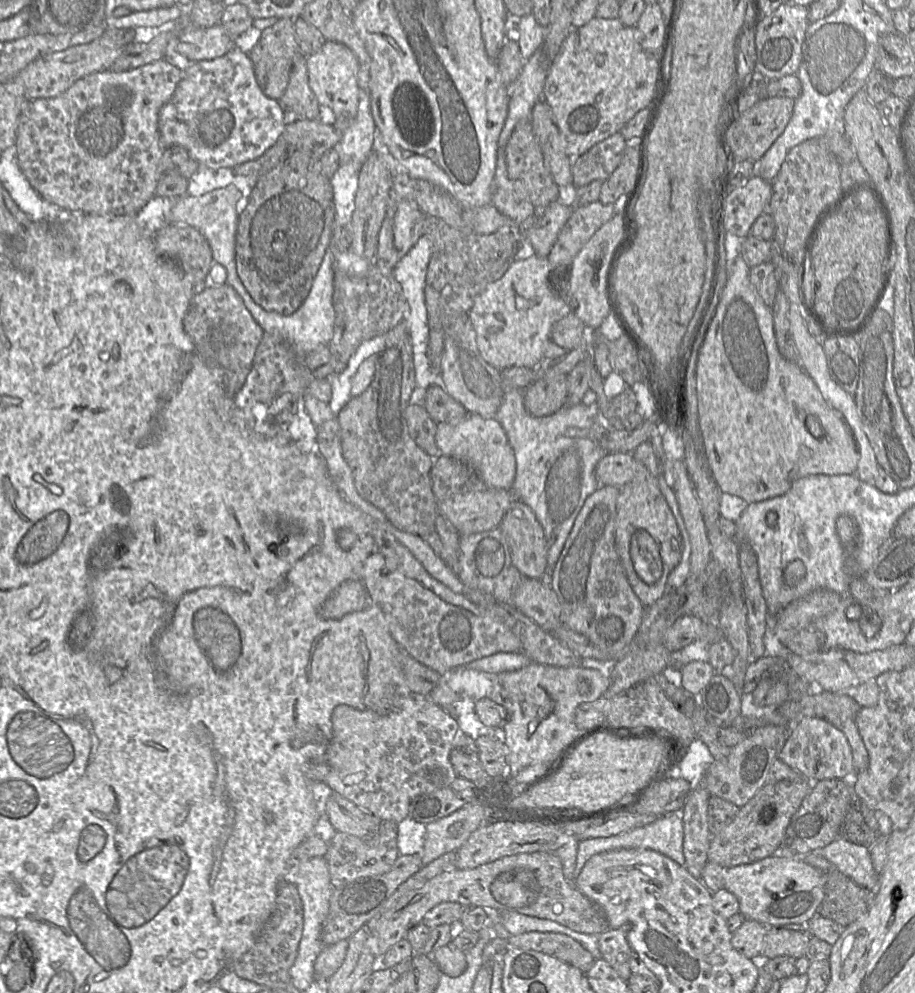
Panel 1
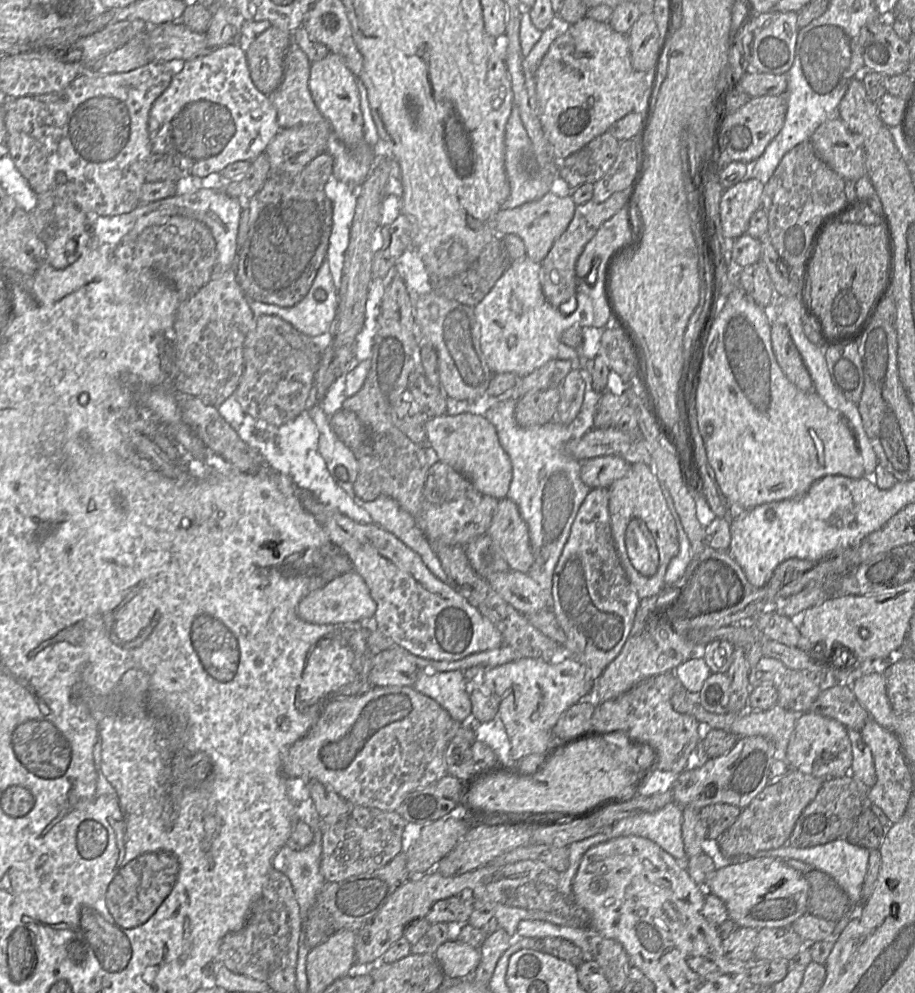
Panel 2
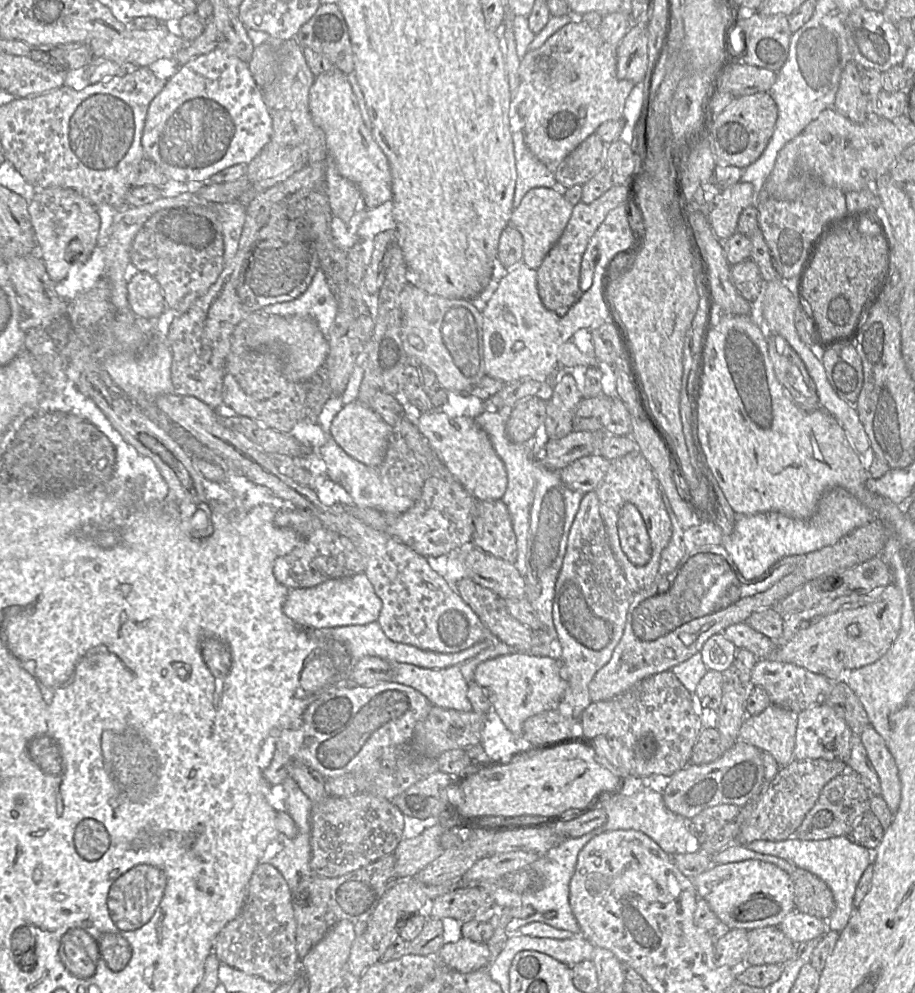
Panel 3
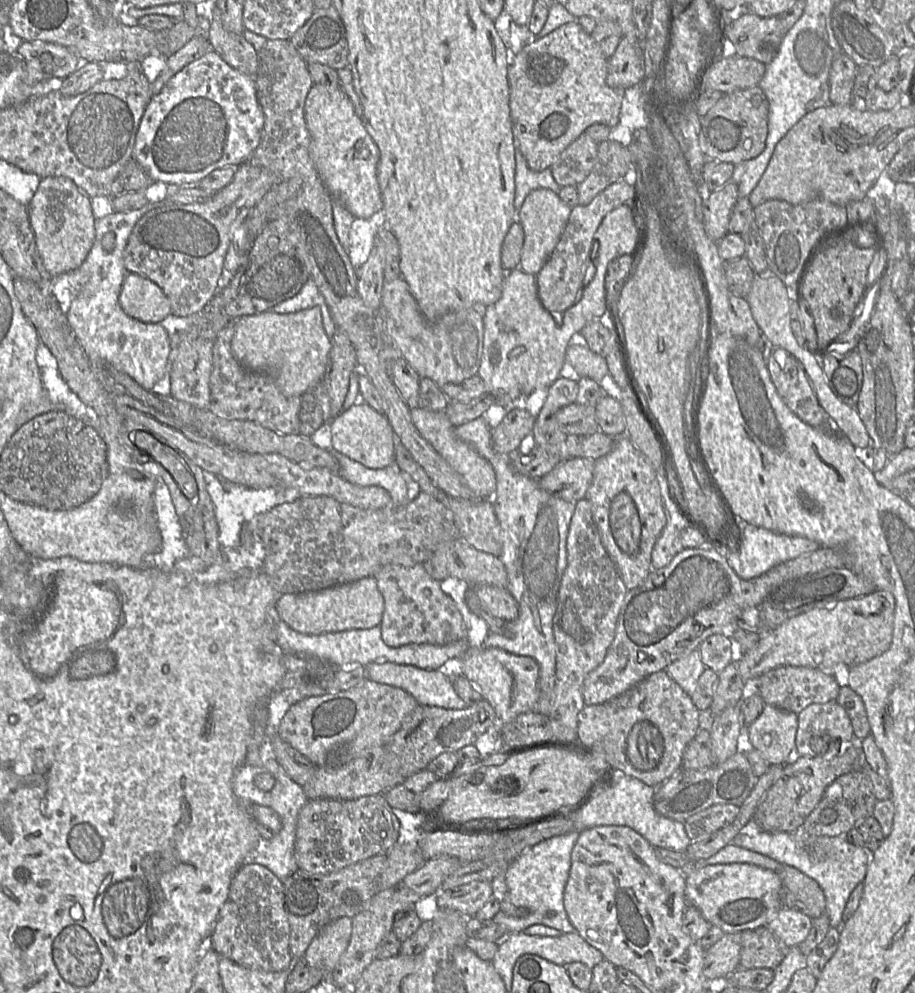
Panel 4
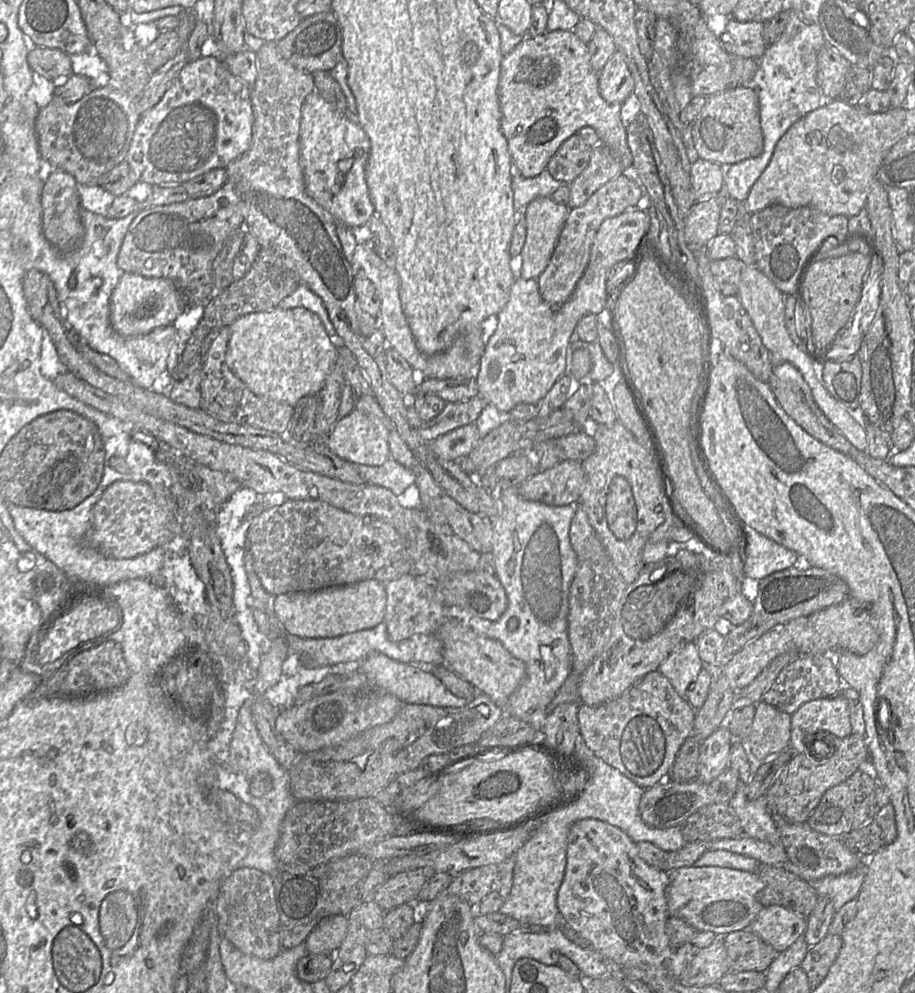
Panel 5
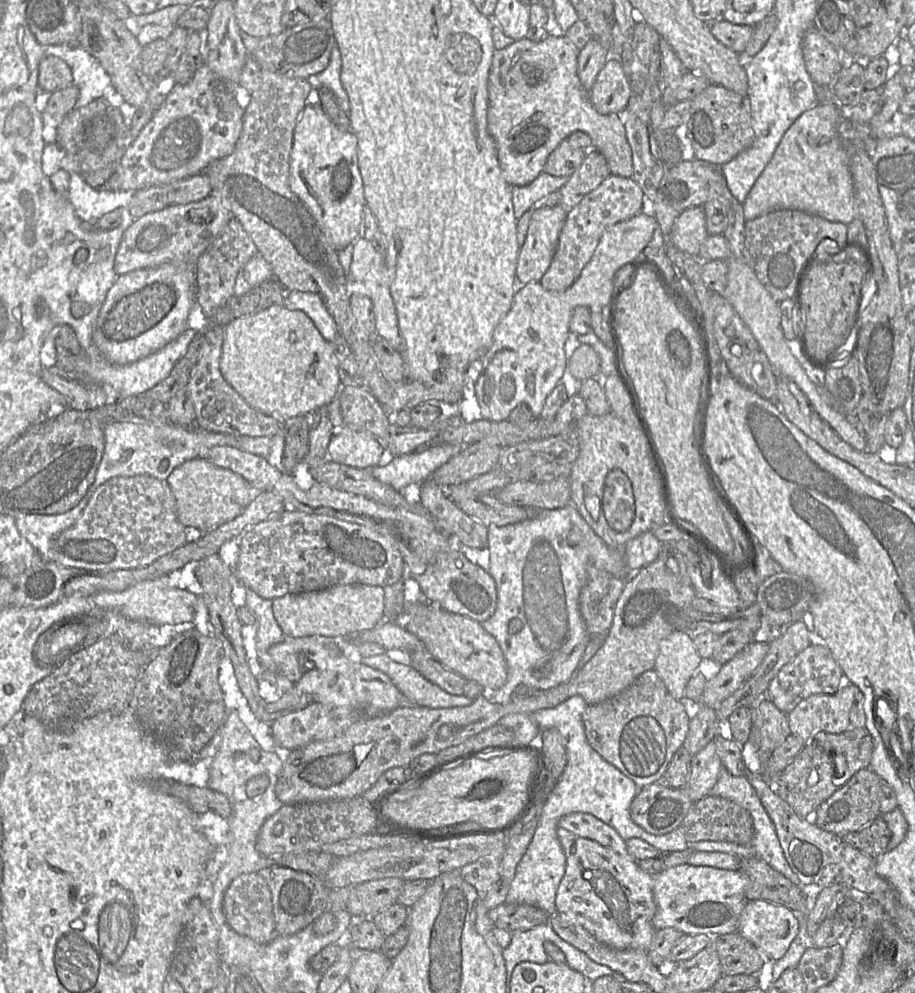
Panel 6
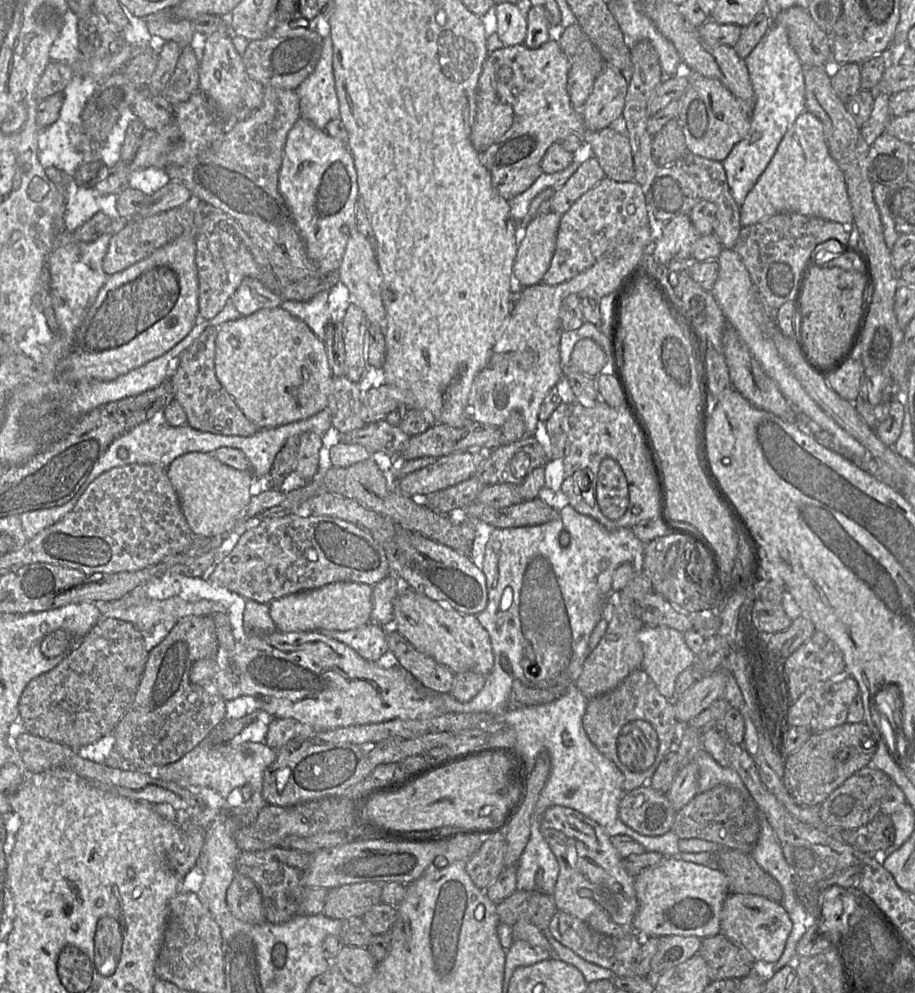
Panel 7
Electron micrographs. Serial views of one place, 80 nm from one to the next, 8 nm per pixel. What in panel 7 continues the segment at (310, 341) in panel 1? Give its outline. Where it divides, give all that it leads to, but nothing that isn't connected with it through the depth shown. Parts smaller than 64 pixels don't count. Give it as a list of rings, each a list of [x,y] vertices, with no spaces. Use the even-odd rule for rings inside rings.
[[[323,290],[306,302],[283,300],[280,307],[306,323],[324,341],[326,326],[331,321],[327,299],[328,291]]]

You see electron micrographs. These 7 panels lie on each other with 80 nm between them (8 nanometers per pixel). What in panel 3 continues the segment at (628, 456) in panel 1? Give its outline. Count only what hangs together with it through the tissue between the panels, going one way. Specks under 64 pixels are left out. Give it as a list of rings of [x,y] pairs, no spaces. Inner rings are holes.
[[[600,454],[584,456],[560,471],[563,483],[571,490],[587,494],[595,491],[605,477],[611,461]]]

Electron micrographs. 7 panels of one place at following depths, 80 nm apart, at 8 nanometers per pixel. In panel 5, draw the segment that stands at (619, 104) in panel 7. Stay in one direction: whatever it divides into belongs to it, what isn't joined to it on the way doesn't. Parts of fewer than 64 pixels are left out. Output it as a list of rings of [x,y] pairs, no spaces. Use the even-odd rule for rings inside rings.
[[[616,50],[599,73],[599,91],[609,103],[620,103],[634,92],[634,79],[626,57]]]

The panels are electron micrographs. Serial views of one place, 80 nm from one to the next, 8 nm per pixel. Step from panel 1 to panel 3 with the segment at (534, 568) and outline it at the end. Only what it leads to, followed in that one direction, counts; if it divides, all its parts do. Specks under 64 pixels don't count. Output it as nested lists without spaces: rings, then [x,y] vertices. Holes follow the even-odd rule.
[[[501,499],[478,501],[473,522],[472,546],[509,563],[516,561],[516,535],[509,510]]]

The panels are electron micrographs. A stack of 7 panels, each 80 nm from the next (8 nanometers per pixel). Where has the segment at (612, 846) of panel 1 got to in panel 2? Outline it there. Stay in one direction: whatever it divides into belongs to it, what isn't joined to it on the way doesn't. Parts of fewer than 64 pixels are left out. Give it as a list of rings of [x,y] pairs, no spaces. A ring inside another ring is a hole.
[[[671,802],[657,811],[651,813],[643,813],[636,816],[621,819],[615,824],[613,824],[610,827],[609,831],[603,831],[602,833],[596,834],[595,836],[571,843],[568,846],[569,866],[567,870],[562,873],[559,873],[559,892],[565,898],[572,899],[572,881],[576,875],[582,857],[588,849],[600,843],[607,842],[618,837],[627,836],[639,836],[647,838],[656,843],[659,847],[661,847],[665,852],[670,854],[680,863],[684,863],[686,860],[686,854],[682,838],[682,807],[680,807],[674,802]]]

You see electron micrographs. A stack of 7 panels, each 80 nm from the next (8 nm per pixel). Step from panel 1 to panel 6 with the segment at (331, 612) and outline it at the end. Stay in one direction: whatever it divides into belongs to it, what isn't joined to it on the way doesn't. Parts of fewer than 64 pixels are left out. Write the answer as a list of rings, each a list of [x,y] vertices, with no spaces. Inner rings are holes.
[[[369,584],[335,585],[323,590],[275,598],[272,600],[272,610],[285,636],[350,638],[362,631],[372,630],[384,621],[384,589]]]

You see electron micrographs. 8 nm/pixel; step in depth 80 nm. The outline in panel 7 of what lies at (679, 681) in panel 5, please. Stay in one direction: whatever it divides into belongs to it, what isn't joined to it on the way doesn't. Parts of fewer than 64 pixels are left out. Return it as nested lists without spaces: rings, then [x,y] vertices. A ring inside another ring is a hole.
[[[644,626],[638,633],[643,647],[642,669],[650,676],[661,695],[669,700],[675,699],[675,682],[680,673],[692,668],[695,654],[687,646],[684,633],[667,626]]]

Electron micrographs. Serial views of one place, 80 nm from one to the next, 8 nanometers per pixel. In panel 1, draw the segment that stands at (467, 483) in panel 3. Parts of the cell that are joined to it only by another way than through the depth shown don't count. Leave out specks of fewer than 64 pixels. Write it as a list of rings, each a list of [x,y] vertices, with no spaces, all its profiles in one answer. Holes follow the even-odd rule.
[[[469,414],[458,422],[437,423],[437,447],[442,455],[459,459],[471,466],[491,488],[511,489],[516,477],[516,459],[505,430],[495,418]]]

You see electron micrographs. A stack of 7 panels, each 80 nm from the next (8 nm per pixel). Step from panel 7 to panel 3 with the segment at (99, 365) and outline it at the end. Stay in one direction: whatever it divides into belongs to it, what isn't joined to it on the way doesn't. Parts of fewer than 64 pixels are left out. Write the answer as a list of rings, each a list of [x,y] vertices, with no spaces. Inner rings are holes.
[[[131,272],[127,300],[132,312],[144,319],[157,319],[167,308],[159,283],[146,272]]]

